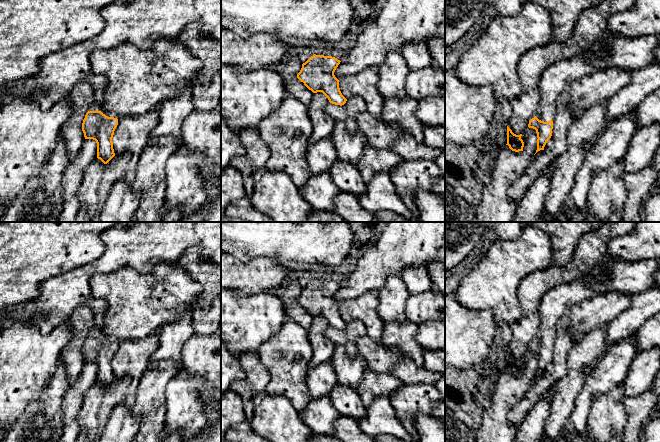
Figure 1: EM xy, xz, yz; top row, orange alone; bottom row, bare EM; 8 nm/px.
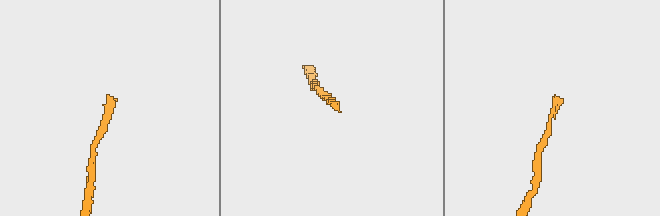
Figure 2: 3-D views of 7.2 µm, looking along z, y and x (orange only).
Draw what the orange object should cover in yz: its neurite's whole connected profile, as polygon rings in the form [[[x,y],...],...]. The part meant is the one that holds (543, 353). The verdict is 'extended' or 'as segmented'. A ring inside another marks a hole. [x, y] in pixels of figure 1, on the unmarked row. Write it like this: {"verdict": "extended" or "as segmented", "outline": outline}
{"verdict": "extended", "outline": [[[604,269],[599,276],[595,277],[594,279],[591,279],[591,281],[593,282],[593,284],[591,286],[589,286],[587,284],[587,282],[590,280],[588,278],[587,275],[569,283],[569,284],[563,284],[557,287],[552,288],[551,290],[549,290],[546,294],[544,294],[541,302],[540,302],[540,327],[539,327],[539,336],[538,336],[538,340],[532,342],[529,345],[528,351],[529,352],[533,352],[536,354],[537,357],[537,374],[536,377],[540,374],[544,374],[544,371],[547,367],[547,365],[551,362],[552,360],[552,353],[553,353],[553,345],[554,345],[554,340],[556,338],[557,335],[557,324],[560,321],[560,319],[563,317],[564,314],[566,314],[567,312],[569,312],[571,310],[572,307],[574,307],[575,305],[591,298],[592,296],[598,294],[598,293],[602,293],[606,291],[607,285],[608,285],[608,281],[610,279],[610,275],[608,273],[607,269]]]}

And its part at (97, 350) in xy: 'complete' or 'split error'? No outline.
complete

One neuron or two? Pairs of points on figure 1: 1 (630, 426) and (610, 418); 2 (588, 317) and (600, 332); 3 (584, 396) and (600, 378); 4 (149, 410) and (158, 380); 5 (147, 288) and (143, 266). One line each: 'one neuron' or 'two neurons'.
1: two neurons
2: two neurons
3: one neuron
4: one neuron
5: two neurons

